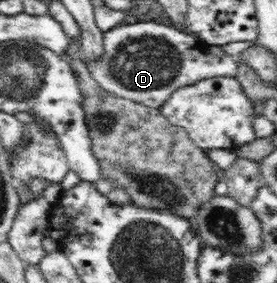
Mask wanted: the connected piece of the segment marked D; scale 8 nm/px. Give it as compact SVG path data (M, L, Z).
M152 21L121 23L103 31L102 54L94 58L84 55L82 60L100 89L158 110L181 87L199 80L236 79L239 75L235 56L221 45L209 45L197 34L174 24L167 26Z

